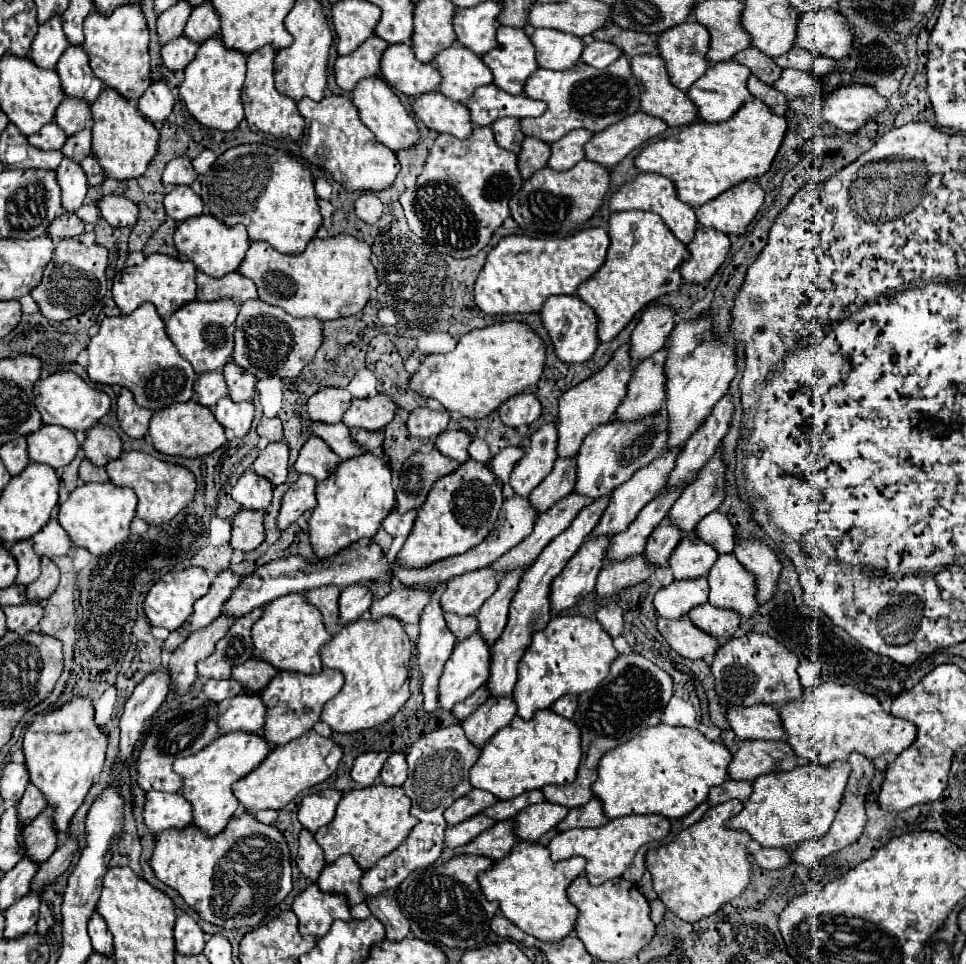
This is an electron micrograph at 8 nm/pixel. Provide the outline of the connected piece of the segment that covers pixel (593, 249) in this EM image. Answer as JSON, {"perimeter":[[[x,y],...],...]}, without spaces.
{"perimeter":[[[601,227],[583,229],[565,239],[531,239],[525,235],[503,237],[493,251],[487,255],[485,267],[481,269],[475,283],[475,303],[483,313],[503,315],[503,313],[539,313],[541,305],[553,295],[573,295],[585,279],[593,277],[597,269],[605,263],[609,249],[609,235]]]}

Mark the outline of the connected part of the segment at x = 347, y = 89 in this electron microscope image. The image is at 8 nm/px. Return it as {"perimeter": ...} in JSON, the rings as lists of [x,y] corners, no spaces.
{"perimeter":[[[375,35],[351,55],[339,57],[335,61],[335,77],[337,77],[337,85],[343,89],[343,95],[351,97],[351,91],[363,79],[381,77],[381,57],[387,47],[389,43],[381,41]]]}

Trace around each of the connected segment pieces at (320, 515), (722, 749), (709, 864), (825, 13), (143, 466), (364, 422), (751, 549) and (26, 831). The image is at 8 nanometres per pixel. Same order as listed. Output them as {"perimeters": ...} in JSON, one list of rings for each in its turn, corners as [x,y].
{"perimeters":[[[[363,453],[361,457],[343,459],[337,469],[317,485],[317,507],[309,519],[309,535],[315,555],[327,559],[359,539],[371,539],[393,507],[395,489],[391,485],[391,469],[381,457]]],[[[661,723],[607,751],[599,761],[599,777],[591,789],[603,801],[609,819],[649,813],[683,819],[707,801],[711,787],[727,779],[729,761],[733,761],[733,753],[723,743],[709,741],[697,729]]],[[[739,799],[711,807],[701,821],[681,831],[677,839],[647,851],[645,865],[653,877],[653,889],[665,907],[679,919],[687,923],[701,921],[717,913],[717,909],[721,909],[721,905],[729,903],[733,897],[739,897],[739,893],[743,893],[749,885],[751,861],[747,843],[751,837],[745,831],[731,831],[725,827],[725,821],[737,815],[741,809],[743,803]]],[[[815,9],[799,17],[795,45],[817,55],[843,59],[853,49],[855,37],[851,33],[847,17],[837,9]]],[[[125,451],[117,461],[109,461],[105,469],[109,473],[111,483],[119,487],[131,487],[137,493],[139,497],[137,517],[145,519],[151,525],[161,525],[171,521],[179,511],[183,511],[193,501],[197,489],[195,477],[187,467],[165,463],[143,451]]],[[[375,395],[369,399],[353,399],[351,407],[343,415],[343,423],[367,431],[383,429],[395,415],[397,405],[387,395]]],[[[737,541],[733,555],[757,579],[757,603],[765,605],[777,591],[781,563],[775,553],[761,541]]],[[[47,807],[33,819],[29,825],[23,827],[23,841],[25,841],[25,855],[37,863],[47,861],[57,849],[57,829],[53,825],[53,807]]]]}

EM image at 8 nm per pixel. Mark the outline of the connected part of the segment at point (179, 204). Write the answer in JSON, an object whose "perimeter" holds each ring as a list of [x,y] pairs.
{"perimeter":[[[175,185],[165,195],[165,211],[169,217],[173,217],[177,223],[183,223],[191,217],[197,217],[203,213],[201,197],[191,189],[183,185]]]}

